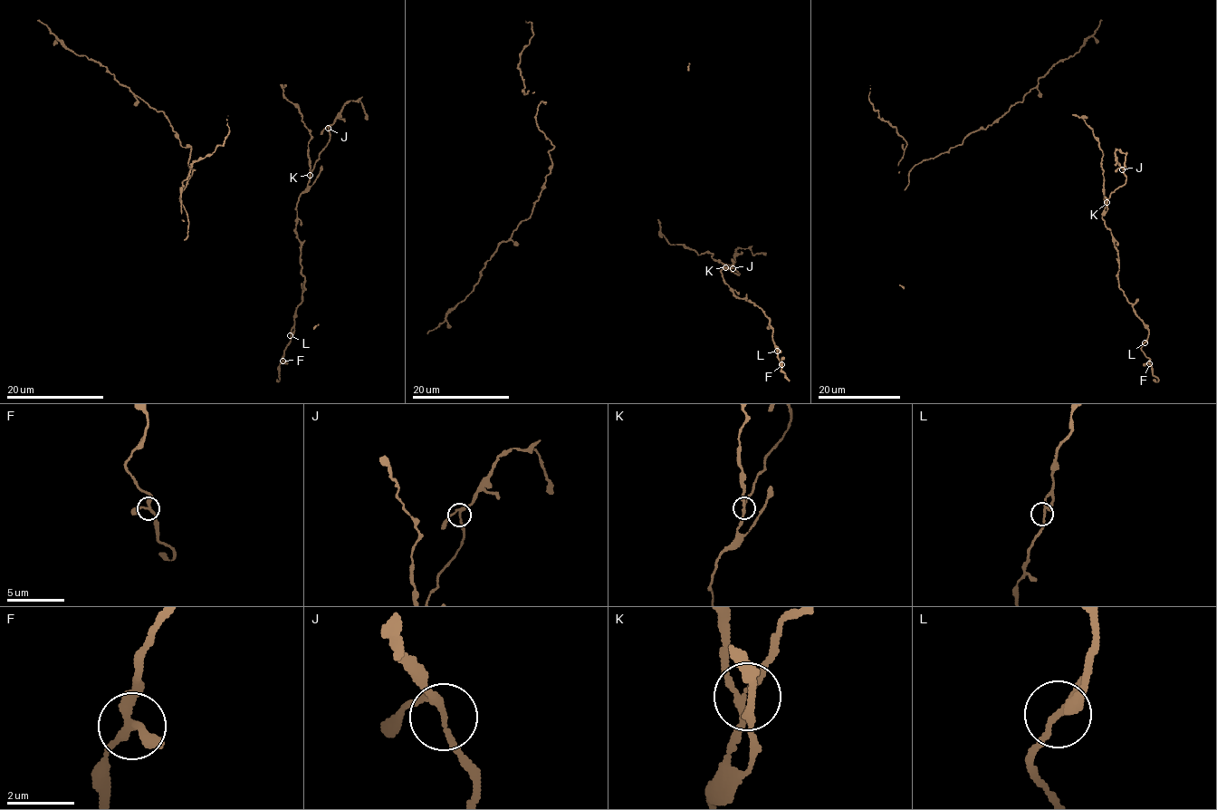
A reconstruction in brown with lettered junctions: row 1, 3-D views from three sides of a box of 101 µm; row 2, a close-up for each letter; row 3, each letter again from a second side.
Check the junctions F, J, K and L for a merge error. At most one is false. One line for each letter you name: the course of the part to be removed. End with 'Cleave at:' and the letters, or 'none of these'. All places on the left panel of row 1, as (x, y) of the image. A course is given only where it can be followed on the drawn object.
Cleave at: none of these

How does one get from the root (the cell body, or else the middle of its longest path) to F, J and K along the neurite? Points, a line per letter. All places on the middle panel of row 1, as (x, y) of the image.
F: (658, 219), (671, 245), (712, 255), (726, 267), (721, 269), (722, 276), (733, 293), (763, 311), (781, 364)
J: (658, 219), (661, 232), (671, 245), (683, 245), (699, 255), (711, 254), (712, 258), (739, 274), (733, 268)
K: (658, 219), (661, 232), (671, 245), (683, 245), (699, 255), (711, 254), (712, 258), (725, 267)

